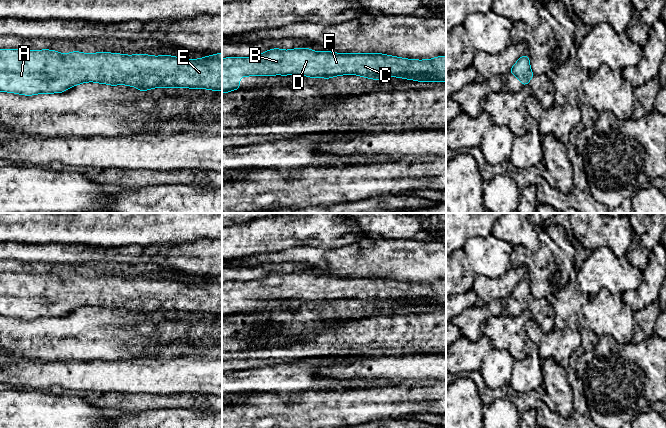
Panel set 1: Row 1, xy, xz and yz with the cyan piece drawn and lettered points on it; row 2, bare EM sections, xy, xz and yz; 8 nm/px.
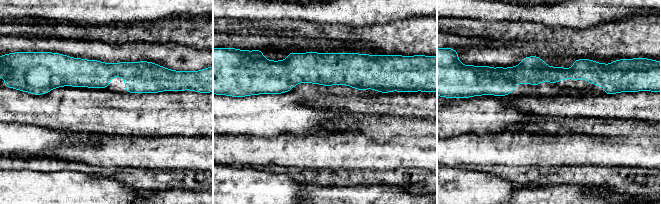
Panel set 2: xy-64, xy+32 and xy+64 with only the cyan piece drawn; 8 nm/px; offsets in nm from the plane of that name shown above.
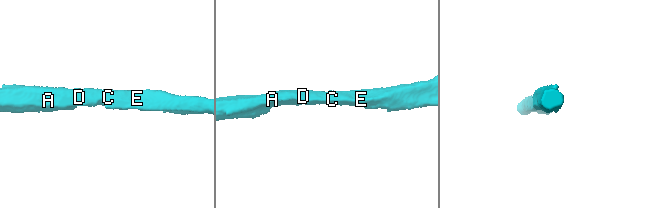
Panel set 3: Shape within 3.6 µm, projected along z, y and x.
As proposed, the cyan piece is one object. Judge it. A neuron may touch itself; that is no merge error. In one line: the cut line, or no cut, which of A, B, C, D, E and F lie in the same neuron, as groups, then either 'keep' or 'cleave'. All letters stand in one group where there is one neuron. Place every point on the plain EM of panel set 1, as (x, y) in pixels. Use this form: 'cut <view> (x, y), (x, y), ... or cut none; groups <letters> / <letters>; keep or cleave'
cut none; groups A B C D E F; keep

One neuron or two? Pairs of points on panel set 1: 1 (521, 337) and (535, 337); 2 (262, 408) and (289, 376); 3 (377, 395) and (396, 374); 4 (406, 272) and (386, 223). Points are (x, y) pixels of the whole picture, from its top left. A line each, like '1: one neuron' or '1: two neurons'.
1: two neurons
2: two neurons
3: two neurons
4: two neurons

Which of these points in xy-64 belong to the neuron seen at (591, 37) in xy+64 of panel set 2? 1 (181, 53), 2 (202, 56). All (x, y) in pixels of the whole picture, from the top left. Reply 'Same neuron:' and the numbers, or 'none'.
Same neuron: none

